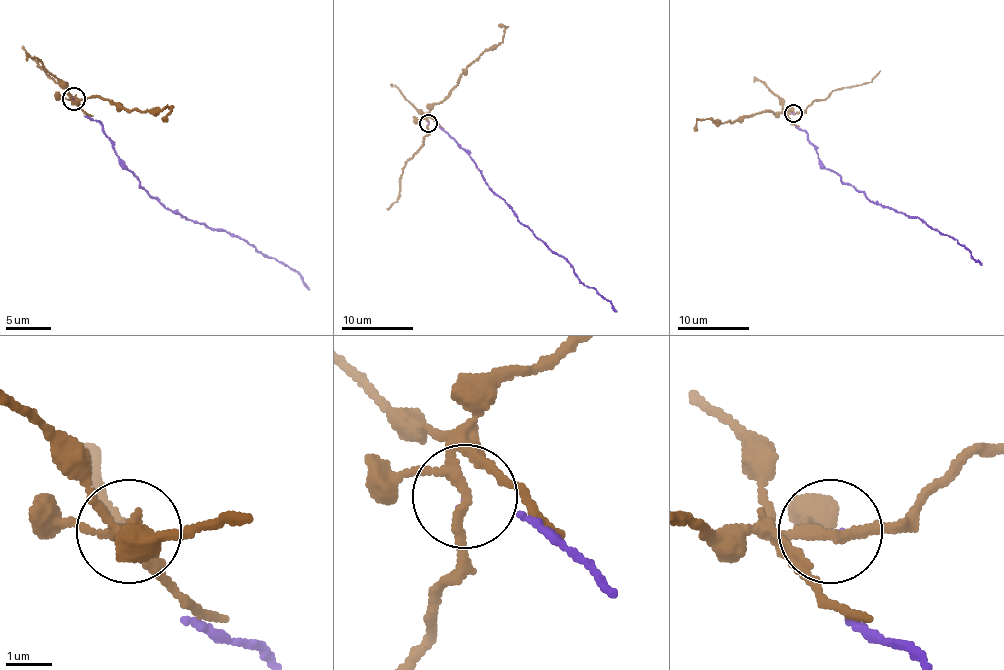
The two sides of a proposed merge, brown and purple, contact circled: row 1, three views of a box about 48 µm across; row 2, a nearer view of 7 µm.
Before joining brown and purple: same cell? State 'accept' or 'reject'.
reject

